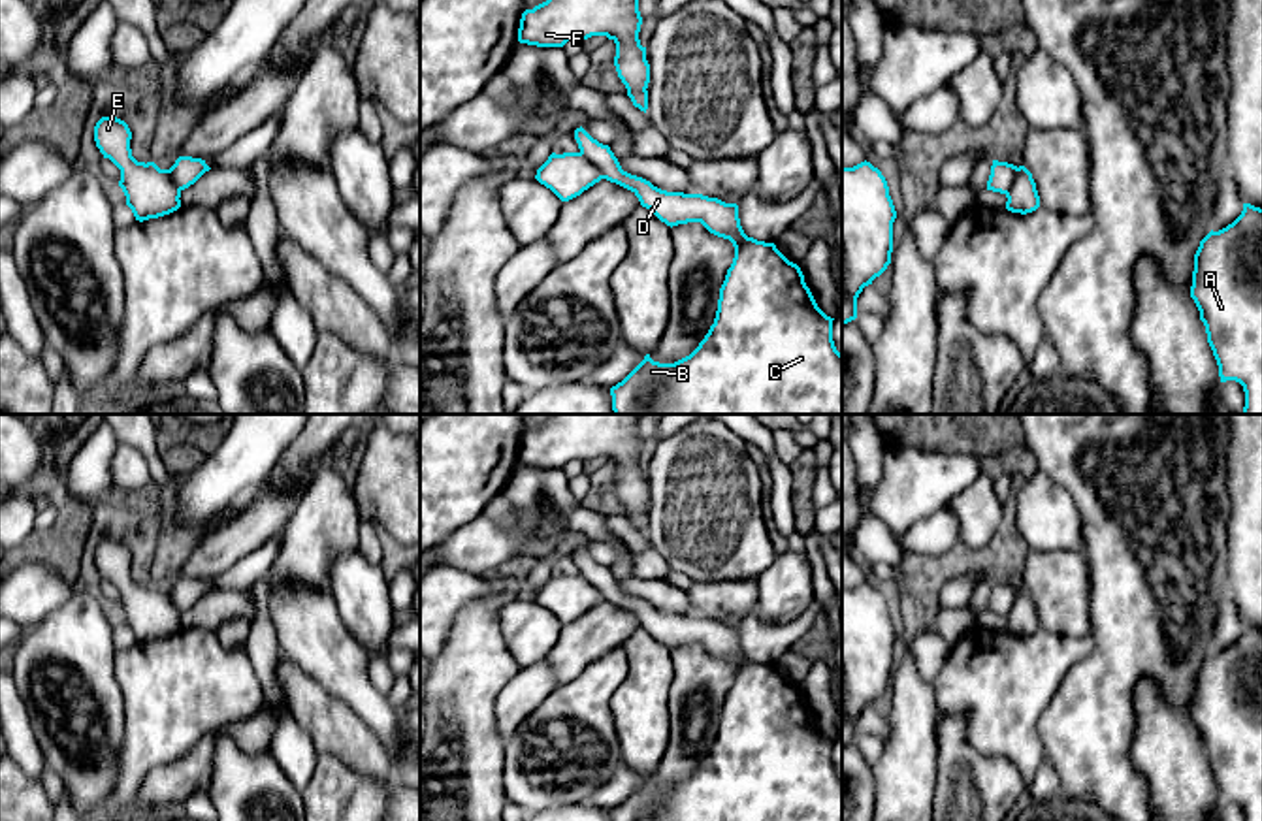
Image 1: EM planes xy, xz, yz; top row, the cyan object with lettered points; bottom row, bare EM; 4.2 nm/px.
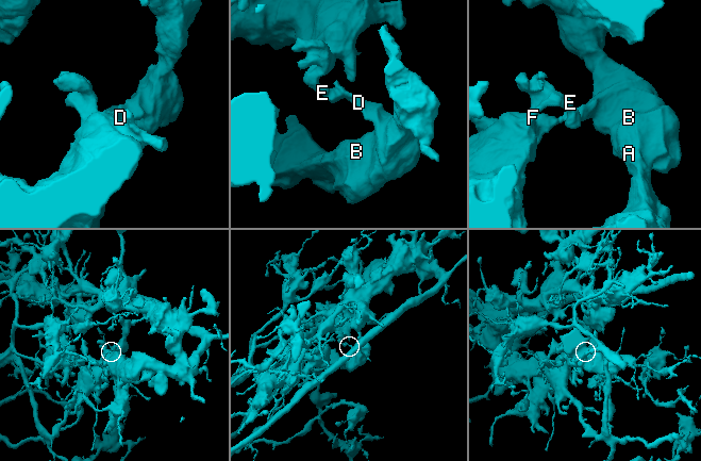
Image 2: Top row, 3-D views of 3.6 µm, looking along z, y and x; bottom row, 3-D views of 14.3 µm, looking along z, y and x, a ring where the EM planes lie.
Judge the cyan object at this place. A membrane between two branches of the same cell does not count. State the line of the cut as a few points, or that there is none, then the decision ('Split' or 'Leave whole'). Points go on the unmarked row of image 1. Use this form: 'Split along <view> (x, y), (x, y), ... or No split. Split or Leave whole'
Split along xz (579, 575), (605, 599). Split

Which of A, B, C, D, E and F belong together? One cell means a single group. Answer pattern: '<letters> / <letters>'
A B C D / E F

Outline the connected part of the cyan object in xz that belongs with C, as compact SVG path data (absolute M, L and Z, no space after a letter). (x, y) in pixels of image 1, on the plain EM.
M582 548L574 561L607 603L631 612L661 644L701 644L735 668L714 746L699 768L674 785L646 776L610 810L612 821L842 821L834 740L817 729L797 685L774 665L744 655L736 625L661 612L623 593L610 569Z

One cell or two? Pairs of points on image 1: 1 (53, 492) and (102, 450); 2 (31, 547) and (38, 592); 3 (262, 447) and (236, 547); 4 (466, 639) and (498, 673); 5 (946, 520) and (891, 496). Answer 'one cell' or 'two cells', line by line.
1: two cells
2: two cells
3: two cells
4: one cell
5: two cells

